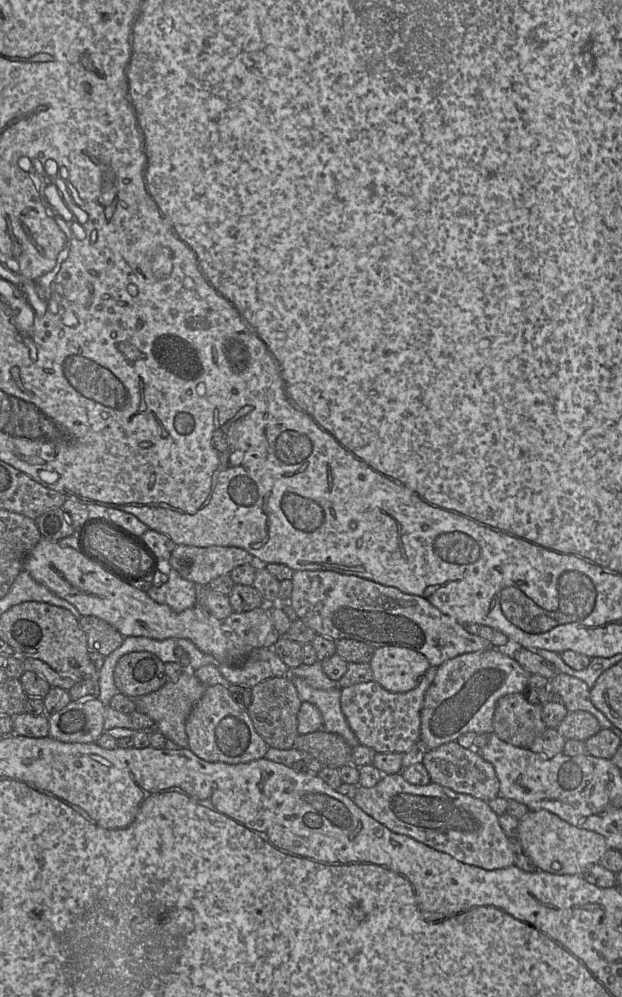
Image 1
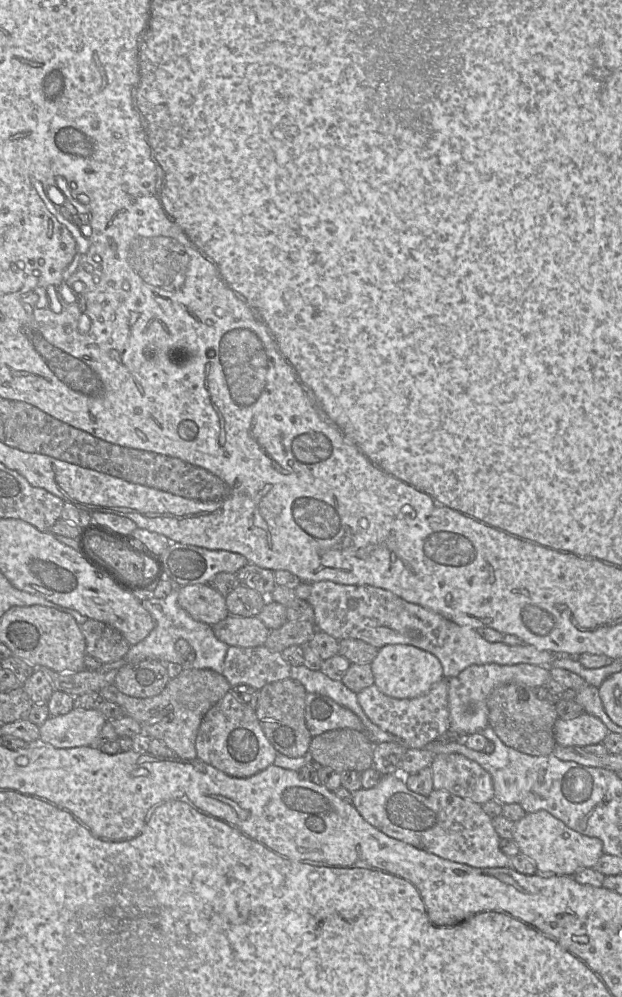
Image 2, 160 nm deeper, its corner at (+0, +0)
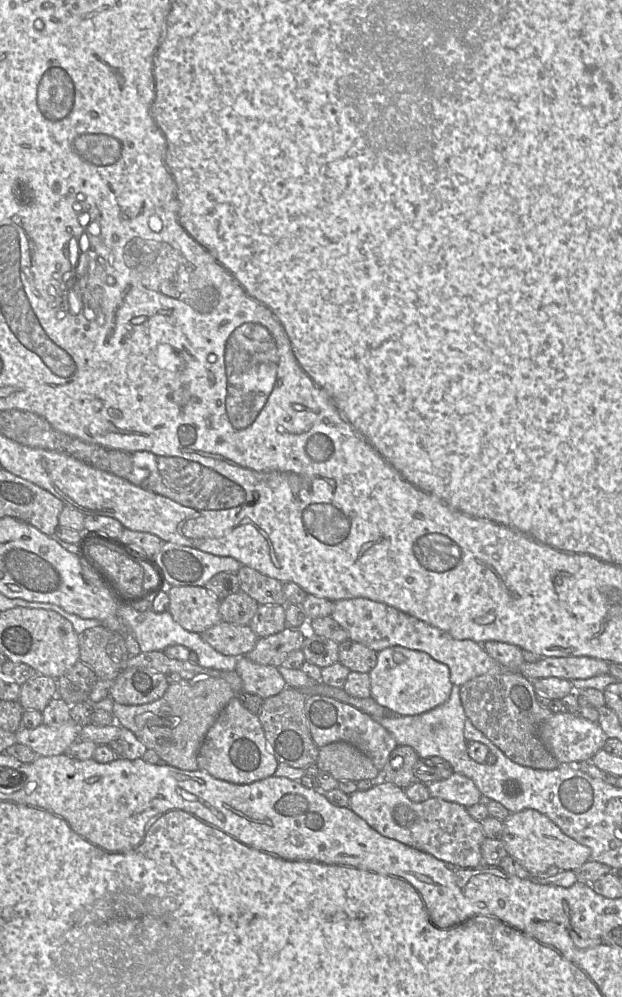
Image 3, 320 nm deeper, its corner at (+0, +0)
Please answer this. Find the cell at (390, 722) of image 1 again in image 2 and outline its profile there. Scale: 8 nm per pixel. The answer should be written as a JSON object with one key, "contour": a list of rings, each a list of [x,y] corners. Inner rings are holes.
{"contour":[[[443,678],[424,695],[397,699],[383,694],[375,684],[357,693],[357,700],[370,721],[394,736],[406,749],[423,749],[449,730],[448,681]]]}

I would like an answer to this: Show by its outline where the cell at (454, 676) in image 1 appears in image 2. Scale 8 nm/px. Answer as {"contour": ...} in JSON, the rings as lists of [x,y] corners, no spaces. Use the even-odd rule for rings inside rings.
{"contour":[[[495,663],[471,665],[448,681],[449,730],[465,738],[480,733],[488,726],[487,701],[492,691],[505,684],[518,683],[530,688],[544,687],[551,679],[550,668],[531,664],[499,665]]]}

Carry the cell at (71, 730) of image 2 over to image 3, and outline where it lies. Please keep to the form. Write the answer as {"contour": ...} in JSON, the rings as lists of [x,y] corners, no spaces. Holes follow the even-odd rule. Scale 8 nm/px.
{"contour":[[[70,719],[60,725],[40,724],[36,728],[20,728],[16,742],[30,747],[40,756],[63,754],[68,747],[79,739],[82,726]]]}

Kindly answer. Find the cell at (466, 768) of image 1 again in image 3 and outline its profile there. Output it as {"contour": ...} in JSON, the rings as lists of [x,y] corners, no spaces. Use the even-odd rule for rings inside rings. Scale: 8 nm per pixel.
{"contour":[[[454,772],[450,777],[428,784],[430,797],[469,807],[484,800],[481,792],[468,777]]]}

